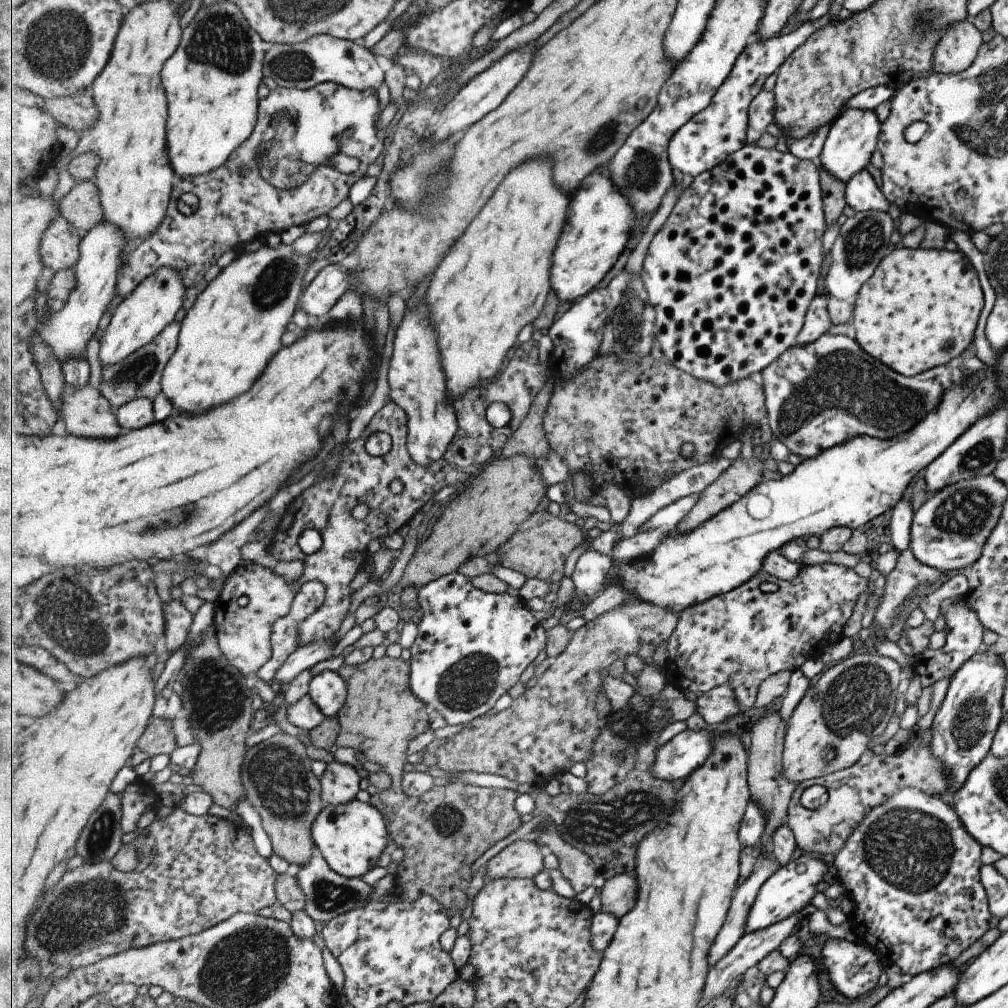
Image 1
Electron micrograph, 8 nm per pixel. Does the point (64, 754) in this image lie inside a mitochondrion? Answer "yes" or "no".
no

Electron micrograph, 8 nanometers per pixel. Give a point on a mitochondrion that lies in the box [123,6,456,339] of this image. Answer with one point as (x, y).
(287, 155)

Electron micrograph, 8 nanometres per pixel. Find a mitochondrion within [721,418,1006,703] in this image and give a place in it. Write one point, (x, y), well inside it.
(963, 513)

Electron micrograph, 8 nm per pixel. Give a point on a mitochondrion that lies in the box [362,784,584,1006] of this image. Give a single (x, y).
(448, 821)

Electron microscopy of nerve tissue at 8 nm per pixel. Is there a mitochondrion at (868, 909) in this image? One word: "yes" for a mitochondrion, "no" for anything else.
no

